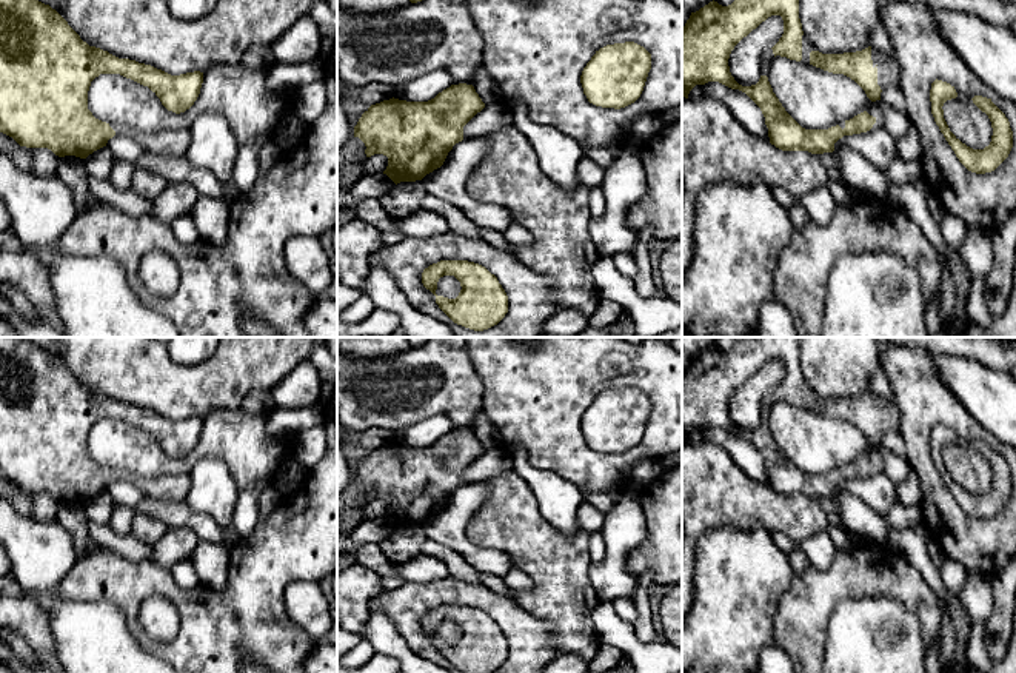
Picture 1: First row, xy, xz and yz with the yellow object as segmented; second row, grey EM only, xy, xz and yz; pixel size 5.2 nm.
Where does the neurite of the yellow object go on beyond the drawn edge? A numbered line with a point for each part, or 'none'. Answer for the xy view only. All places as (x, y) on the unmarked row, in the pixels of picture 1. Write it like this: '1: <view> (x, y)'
1: xy (173, 487)

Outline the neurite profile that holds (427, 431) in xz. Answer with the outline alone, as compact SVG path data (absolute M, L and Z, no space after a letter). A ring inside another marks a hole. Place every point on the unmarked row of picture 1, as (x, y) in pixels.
M437 414L411 427L396 430L393 442L406 447L428 447L451 430L451 419L445 414Z

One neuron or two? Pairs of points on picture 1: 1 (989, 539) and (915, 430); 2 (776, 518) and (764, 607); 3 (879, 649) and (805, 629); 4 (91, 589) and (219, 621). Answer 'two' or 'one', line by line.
1: one
2: two
3: two
4: one

